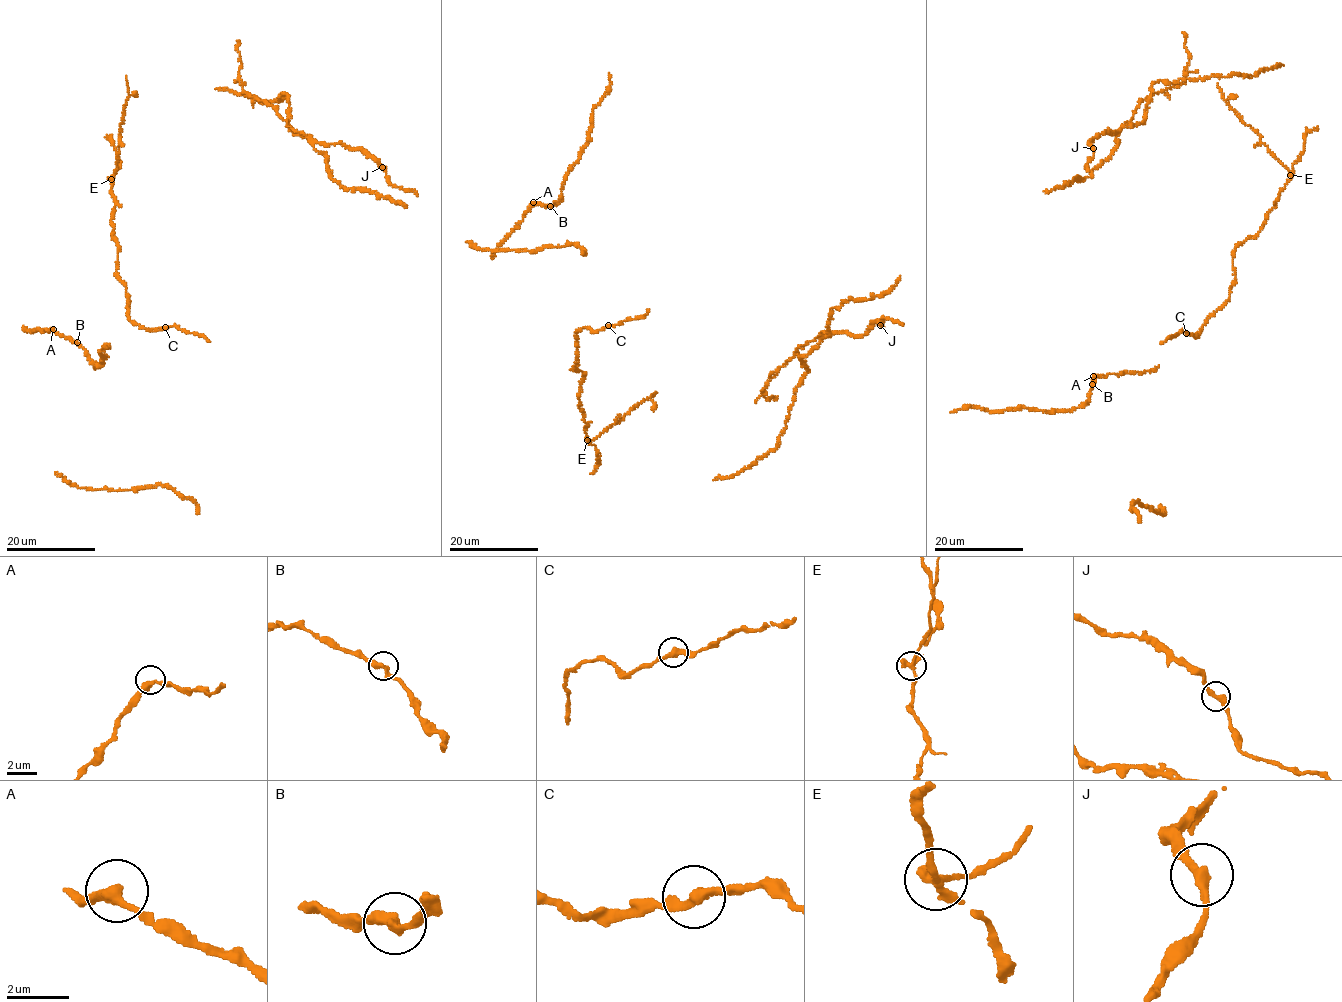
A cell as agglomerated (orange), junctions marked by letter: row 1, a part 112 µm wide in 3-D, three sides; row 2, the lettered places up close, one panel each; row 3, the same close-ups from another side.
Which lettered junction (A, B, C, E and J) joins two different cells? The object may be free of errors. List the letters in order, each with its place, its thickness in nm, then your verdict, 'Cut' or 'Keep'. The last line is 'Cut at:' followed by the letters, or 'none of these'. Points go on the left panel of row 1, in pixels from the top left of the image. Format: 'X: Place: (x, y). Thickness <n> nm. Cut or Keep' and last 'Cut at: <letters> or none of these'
A: Place: (53, 329). Thickness 340 nm. Keep
B: Place: (77, 342). Thickness 320 nm. Keep
C: Place: (165, 327). Thickness 300 nm. Keep
E: Place: (111, 179). Thickness 320 nm. Cut
J: Place: (382, 167). Thickness 320 nm. Keep
Cut at: E

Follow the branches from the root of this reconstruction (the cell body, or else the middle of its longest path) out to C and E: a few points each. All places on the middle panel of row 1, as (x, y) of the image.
C: (603, 431), (587, 440), (579, 407), (585, 375), (572, 370), (578, 365), (577, 331), (608, 325)
E: (603, 431), (588, 440)

